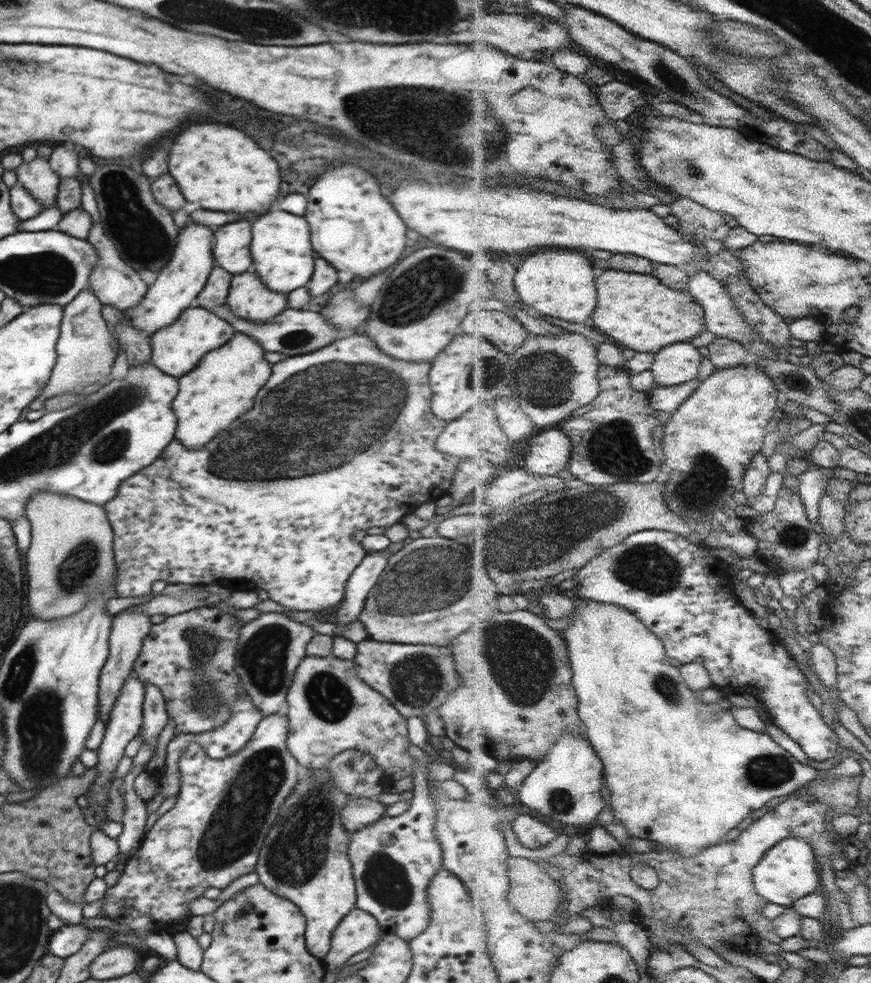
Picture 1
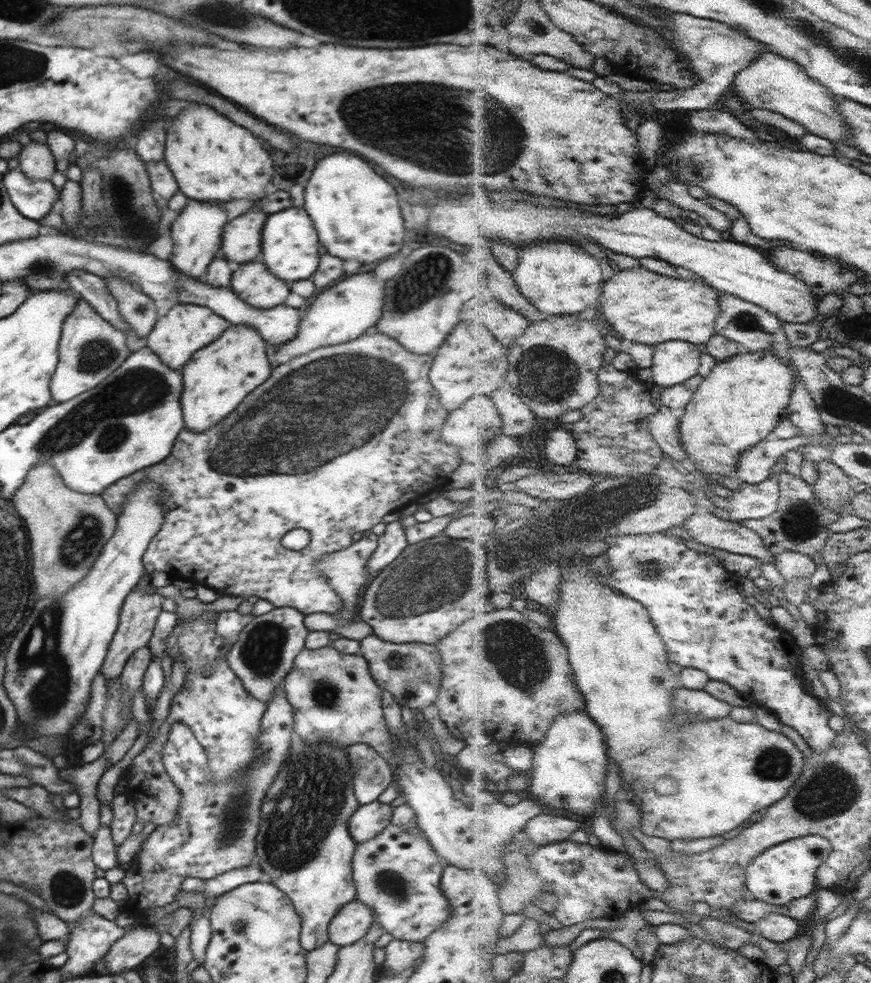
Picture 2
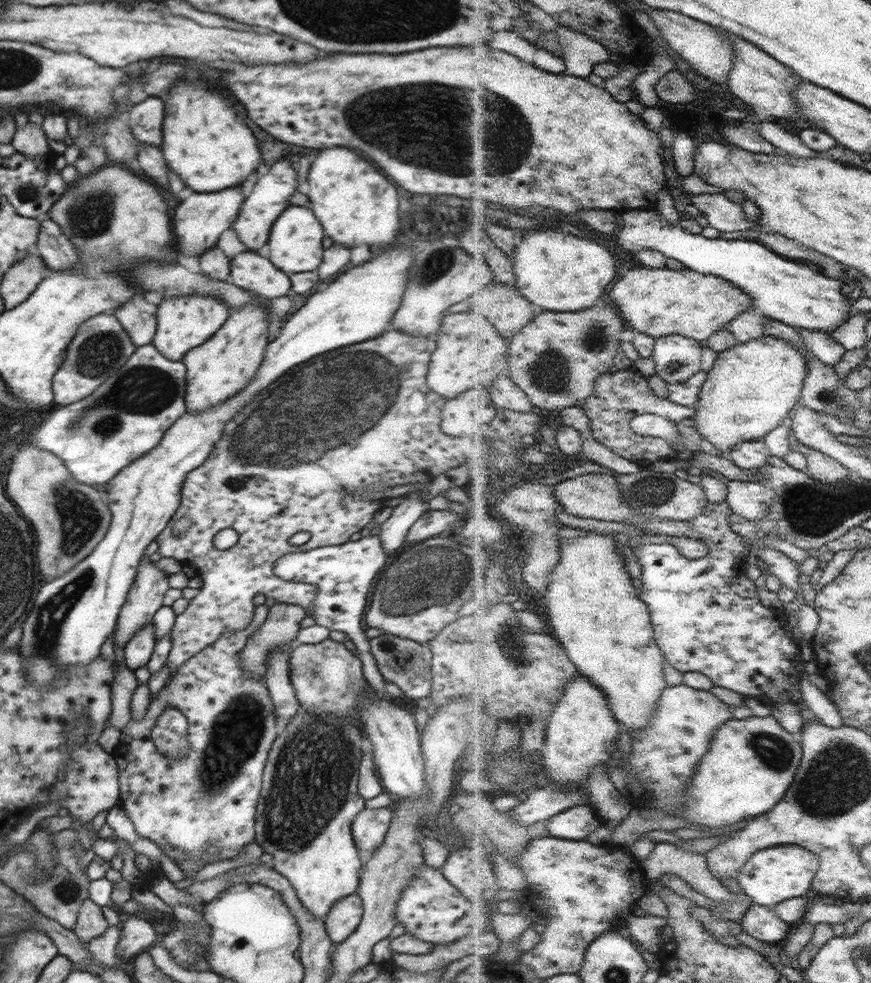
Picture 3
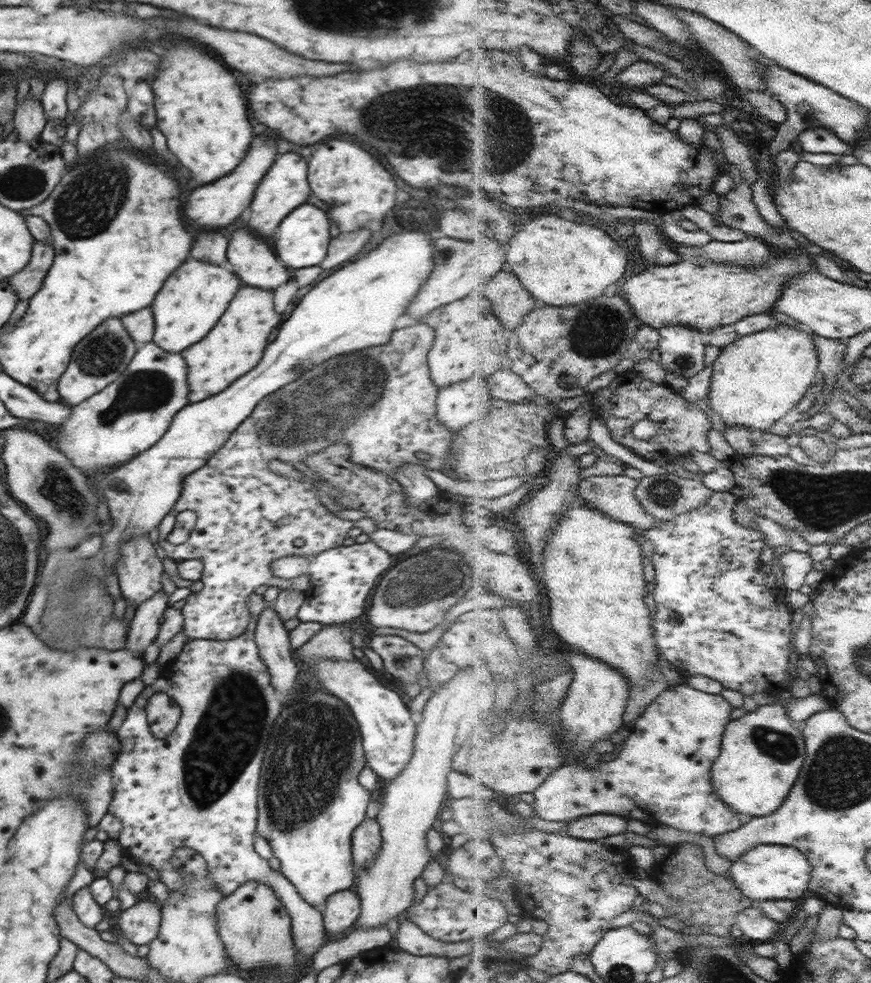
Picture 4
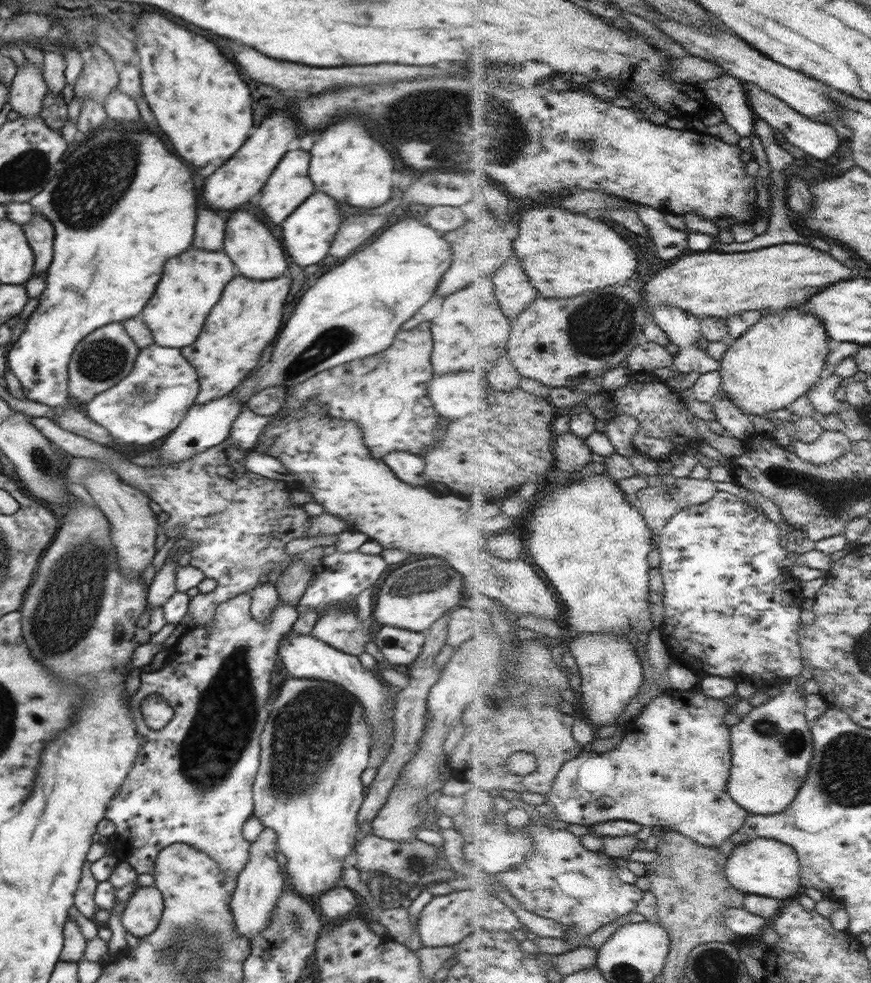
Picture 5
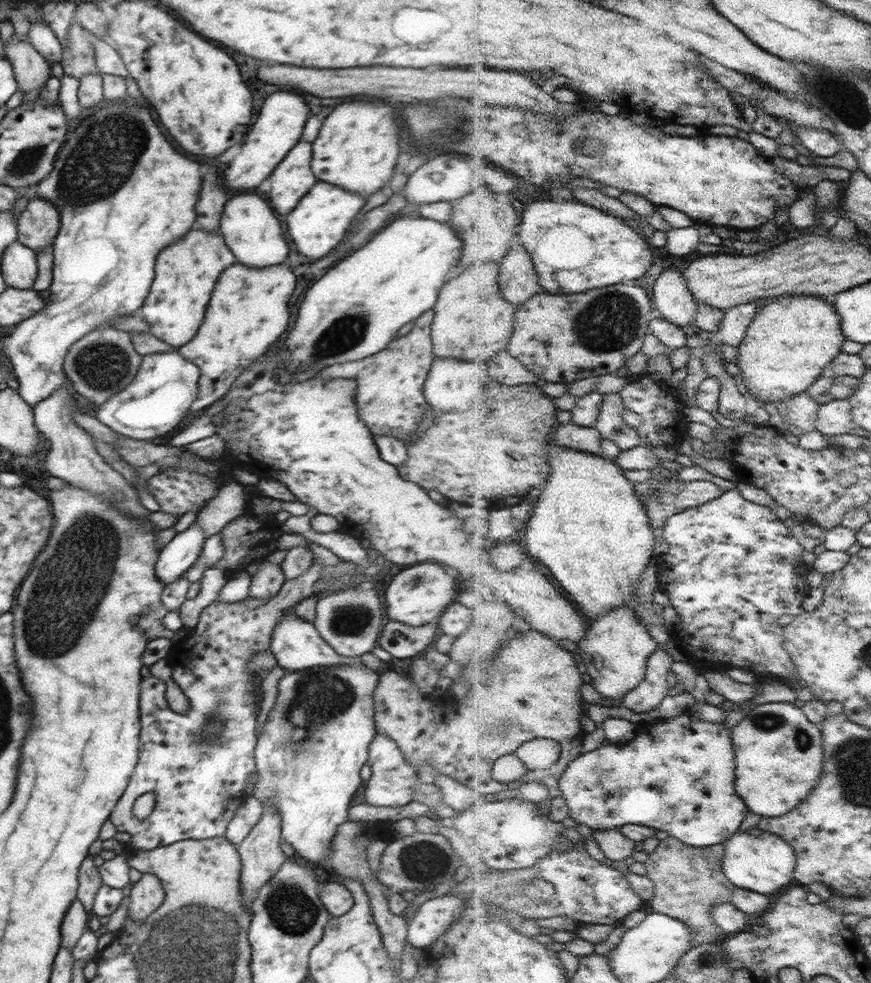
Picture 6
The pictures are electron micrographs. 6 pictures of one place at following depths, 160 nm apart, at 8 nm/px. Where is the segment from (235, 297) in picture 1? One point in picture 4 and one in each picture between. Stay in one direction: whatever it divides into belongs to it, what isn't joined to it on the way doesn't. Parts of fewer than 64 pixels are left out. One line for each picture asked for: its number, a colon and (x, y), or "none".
2: (252, 283)
3: (248, 270)
4: (251, 260)

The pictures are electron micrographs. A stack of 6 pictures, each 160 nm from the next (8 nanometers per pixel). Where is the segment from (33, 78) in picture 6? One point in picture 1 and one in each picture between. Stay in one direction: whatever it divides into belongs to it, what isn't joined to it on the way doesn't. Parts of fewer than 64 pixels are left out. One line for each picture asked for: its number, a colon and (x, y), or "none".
1: (36, 176)
2: (36, 161)
3: (30, 140)
4: (29, 120)
5: (29, 88)

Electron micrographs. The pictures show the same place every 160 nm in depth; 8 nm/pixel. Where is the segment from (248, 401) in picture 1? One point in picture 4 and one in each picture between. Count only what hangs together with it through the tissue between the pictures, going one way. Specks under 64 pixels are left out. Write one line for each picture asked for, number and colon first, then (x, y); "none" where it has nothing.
2: (216, 380)
3: (222, 366)
4: (234, 346)

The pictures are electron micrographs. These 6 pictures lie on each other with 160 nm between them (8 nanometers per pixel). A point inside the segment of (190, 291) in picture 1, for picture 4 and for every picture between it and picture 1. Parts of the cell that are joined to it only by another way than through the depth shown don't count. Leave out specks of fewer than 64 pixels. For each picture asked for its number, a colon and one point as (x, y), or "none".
2: (196, 234)
3: (198, 222)
4: (210, 207)

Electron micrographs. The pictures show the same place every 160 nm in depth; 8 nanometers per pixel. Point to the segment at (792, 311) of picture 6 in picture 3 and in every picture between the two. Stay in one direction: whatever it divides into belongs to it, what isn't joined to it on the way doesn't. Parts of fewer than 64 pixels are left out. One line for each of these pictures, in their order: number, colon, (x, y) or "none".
3: (755, 387)
4: (761, 378)
5: (781, 359)

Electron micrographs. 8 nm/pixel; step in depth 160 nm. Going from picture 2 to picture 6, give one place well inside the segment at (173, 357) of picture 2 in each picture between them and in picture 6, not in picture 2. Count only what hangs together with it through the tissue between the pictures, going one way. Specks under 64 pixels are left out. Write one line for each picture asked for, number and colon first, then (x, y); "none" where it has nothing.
3: (183, 323)
4: (191, 301)
5: (192, 283)
6: (186, 271)

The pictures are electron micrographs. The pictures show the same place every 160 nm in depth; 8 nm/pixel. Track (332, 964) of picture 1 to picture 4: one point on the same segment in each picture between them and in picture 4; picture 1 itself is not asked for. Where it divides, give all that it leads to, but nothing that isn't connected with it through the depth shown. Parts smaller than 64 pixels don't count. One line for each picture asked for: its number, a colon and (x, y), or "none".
2: (353, 920)
3: (344, 916)
4: (342, 909)

